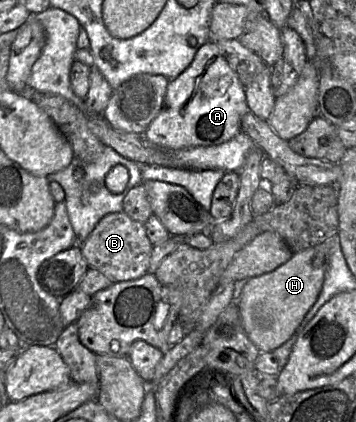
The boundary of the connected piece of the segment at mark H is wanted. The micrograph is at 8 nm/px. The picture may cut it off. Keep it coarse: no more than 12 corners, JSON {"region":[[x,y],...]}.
{"region":[[325,241],[249,278],[241,324],[260,352],[294,334],[317,300]]}

